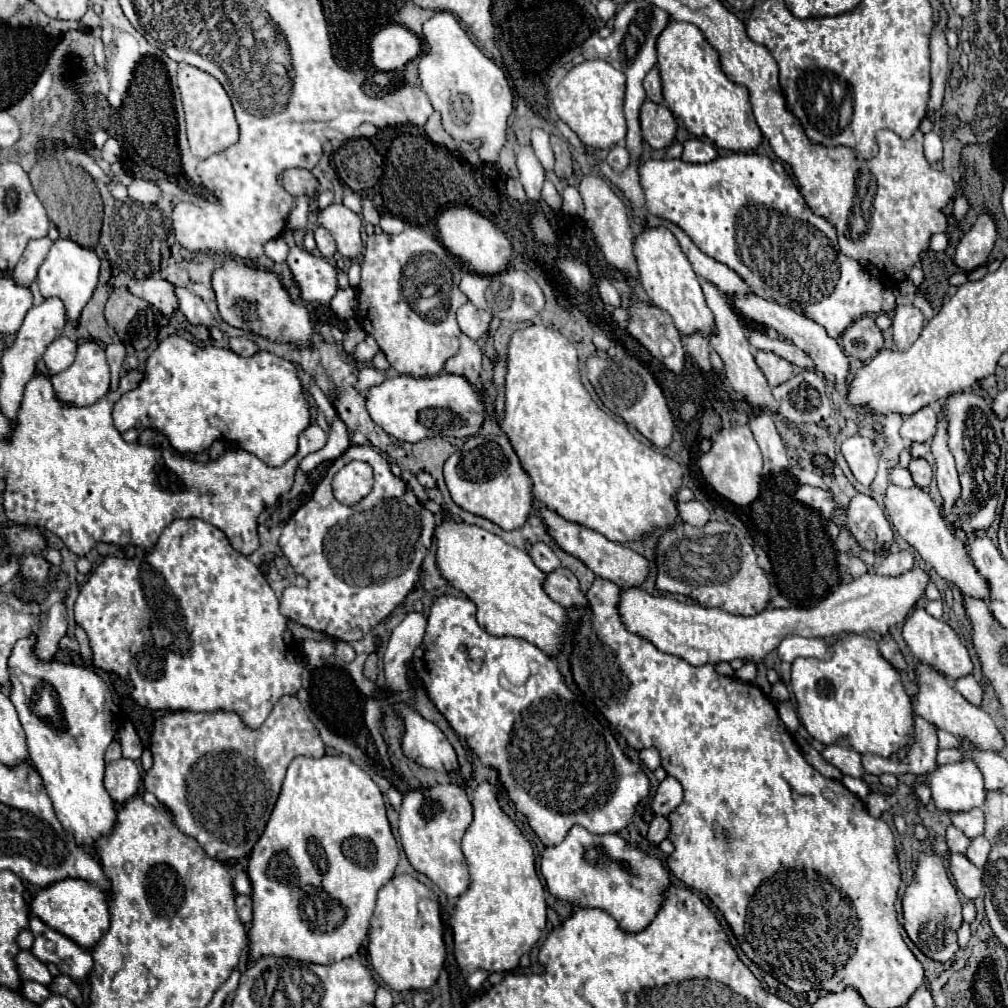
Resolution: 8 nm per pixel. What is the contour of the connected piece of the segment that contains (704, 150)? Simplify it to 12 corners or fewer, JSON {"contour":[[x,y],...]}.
{"contour":[[692,138],[684,142],[682,160],[706,164],[716,158],[710,142]]}

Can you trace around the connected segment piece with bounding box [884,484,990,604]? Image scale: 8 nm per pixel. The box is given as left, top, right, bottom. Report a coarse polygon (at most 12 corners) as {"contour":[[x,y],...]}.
{"contour":[[890,484],[894,530],[948,584],[990,602],[988,582],[926,490]]}

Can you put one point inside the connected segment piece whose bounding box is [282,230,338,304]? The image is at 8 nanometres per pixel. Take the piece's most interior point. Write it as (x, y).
(315, 277)

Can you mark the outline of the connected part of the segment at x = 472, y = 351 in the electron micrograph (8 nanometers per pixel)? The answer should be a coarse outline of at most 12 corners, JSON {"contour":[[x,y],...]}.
{"contour":[[462,334],[460,350],[446,362],[448,374],[476,384],[482,352],[476,340]]}

